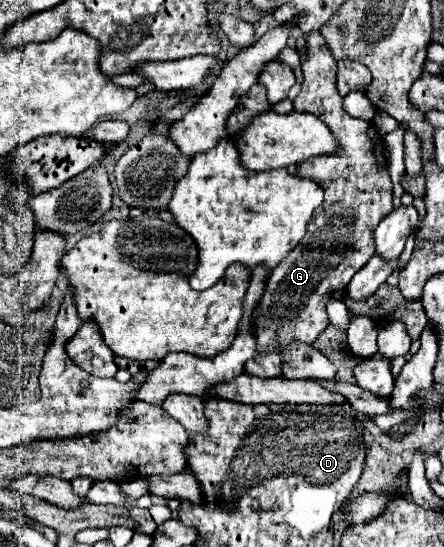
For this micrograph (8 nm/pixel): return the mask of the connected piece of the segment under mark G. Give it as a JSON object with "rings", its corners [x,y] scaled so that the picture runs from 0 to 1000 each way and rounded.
{"rings":[[[705,59],[705,62],[691,66],[691,99],[678,106],[678,117],[682,117],[687,146],[682,146],[678,168],[660,183],[660,201],[664,205],[696,205],[696,208],[709,208],[714,216],[723,216],[736,227],[736,234],[750,241],[750,249],[759,252],[764,271],[759,271],[755,282],[709,285],[709,289],[696,289],[691,296],[673,300],[669,322],[714,333],[732,347],[732,369],[723,373],[723,380],[714,380],[714,391],[696,406],[691,428],[682,431],[678,446],[660,461],[651,461],[651,468],[601,508],[592,545],[579,556],[579,563],[570,570],[570,585],[565,585],[570,611],[574,611],[574,622],[579,622],[579,647],[615,644],[615,640],[624,640],[642,629],[664,625],[664,622],[682,625],[682,629],[705,629],[709,625],[709,618],[741,592],[741,581],[736,581],[736,570],[732,570],[736,548],[745,545],[750,534],[777,530],[777,523],[786,519],[795,501],[831,479],[831,472],[845,461],[845,453],[840,453],[840,420],[885,384],[885,373],[881,373],[885,340],[881,340],[881,322],[867,307],[863,252],[854,249],[849,234],[836,223],[795,216],[768,197],[773,179],[764,176],[764,168],[755,161],[759,110],[750,106],[745,91],[736,88],[723,59]]]}

